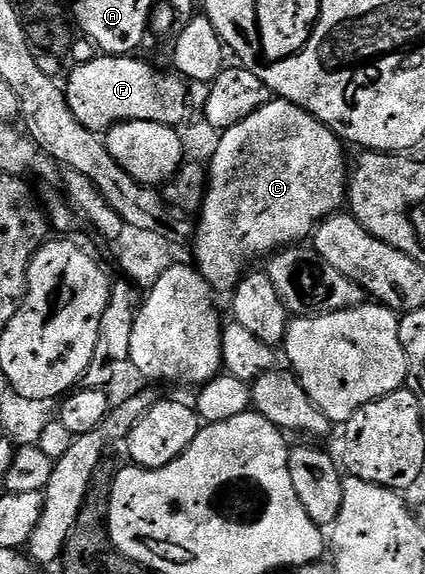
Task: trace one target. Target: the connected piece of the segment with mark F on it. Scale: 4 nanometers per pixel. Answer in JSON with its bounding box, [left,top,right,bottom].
[65,53,189,133]

